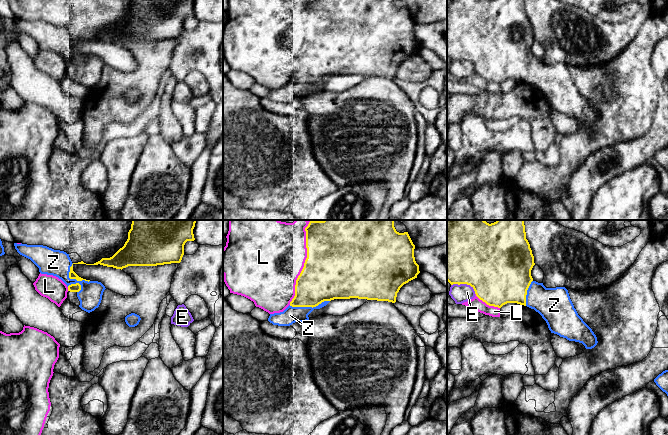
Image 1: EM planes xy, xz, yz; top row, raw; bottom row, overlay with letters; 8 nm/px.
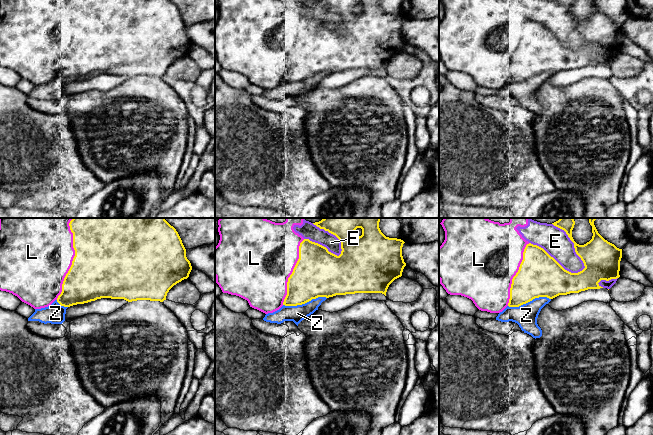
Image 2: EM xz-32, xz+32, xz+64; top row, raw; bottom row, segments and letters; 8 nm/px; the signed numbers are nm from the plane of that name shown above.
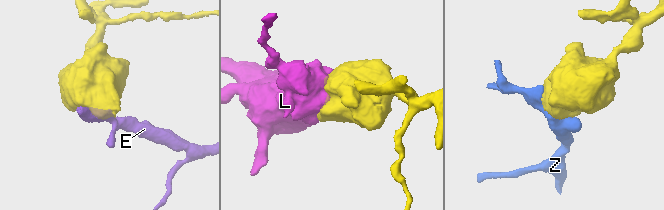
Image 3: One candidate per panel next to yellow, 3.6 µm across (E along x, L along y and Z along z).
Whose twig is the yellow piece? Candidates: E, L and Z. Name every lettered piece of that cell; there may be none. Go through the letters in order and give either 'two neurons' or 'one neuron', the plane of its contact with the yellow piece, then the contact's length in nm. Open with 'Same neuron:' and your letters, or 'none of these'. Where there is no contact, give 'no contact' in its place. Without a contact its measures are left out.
Same neuron: Z
E: two neurons; contact in yz; length 220 nm
L: two neurons; contact in xz; length 700 nm
Z: one neuron; contact in xy; length 240 nm

